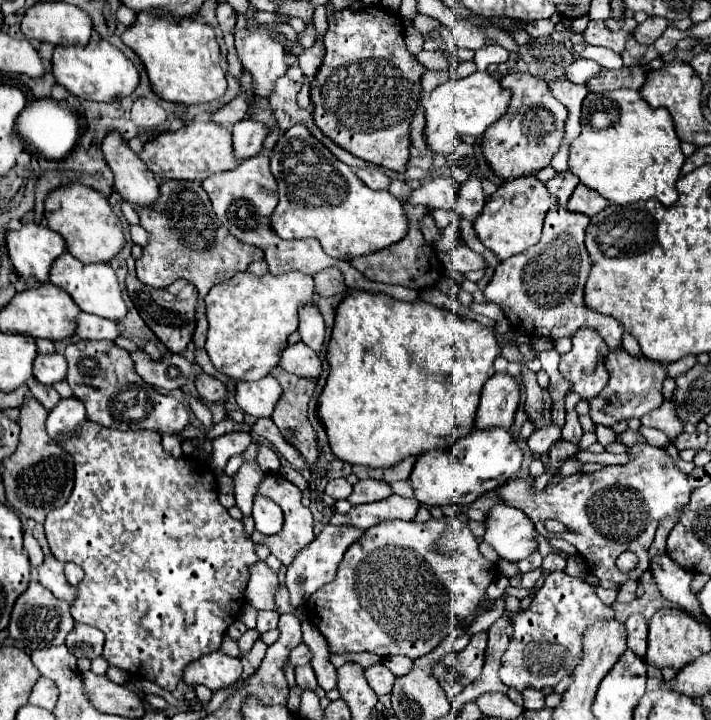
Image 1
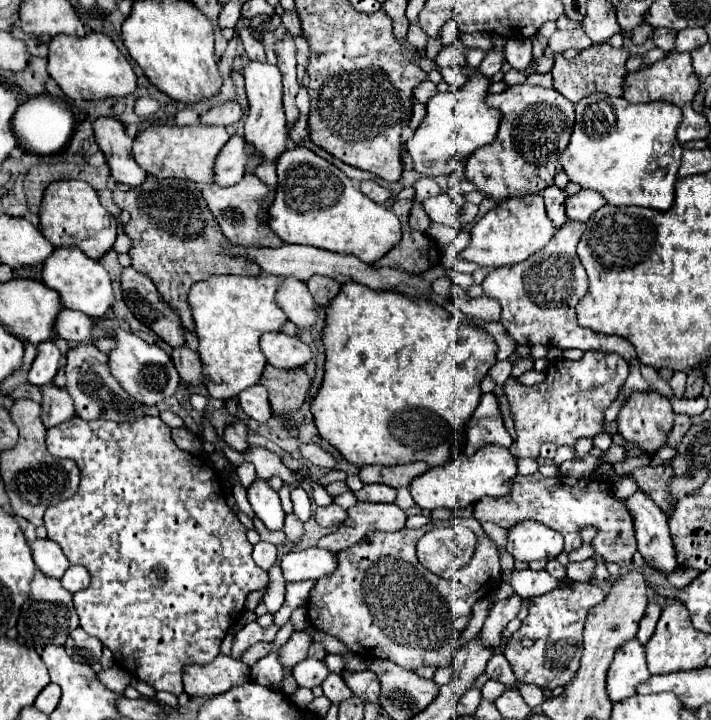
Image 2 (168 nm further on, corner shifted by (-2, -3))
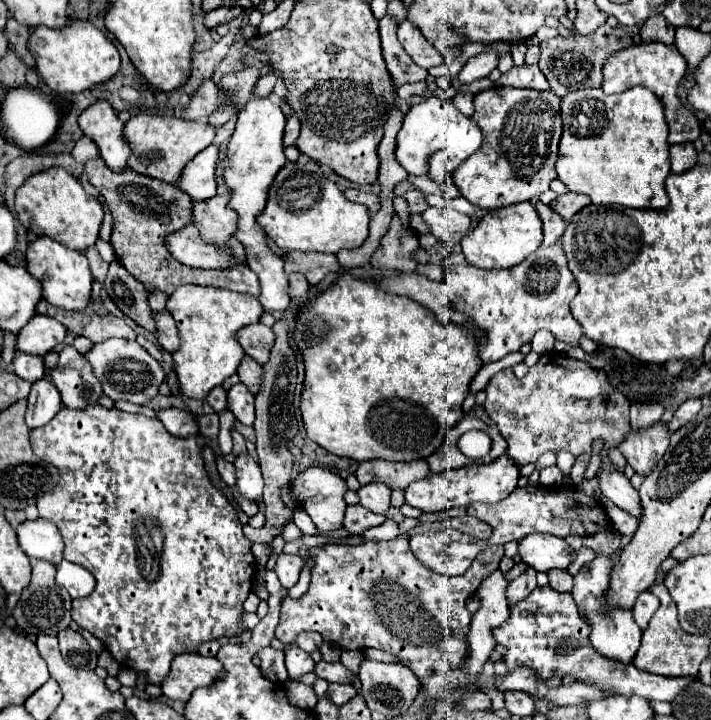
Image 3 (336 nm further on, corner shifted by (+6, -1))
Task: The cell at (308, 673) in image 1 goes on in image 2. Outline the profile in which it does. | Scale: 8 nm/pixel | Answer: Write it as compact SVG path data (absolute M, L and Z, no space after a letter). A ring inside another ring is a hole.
M306 658L294 666L294 678L296 678L298 686L302 686L302 688L320 686L328 674L330 672L324 666L324 662L314 660L314 658Z

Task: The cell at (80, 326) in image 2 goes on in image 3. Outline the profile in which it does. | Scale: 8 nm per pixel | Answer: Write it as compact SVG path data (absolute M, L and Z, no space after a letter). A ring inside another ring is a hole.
M36 314L20 330L16 348L26 354L44 356L46 352L54 350L64 340L64 336L66 336L66 328L60 326L60 322Z

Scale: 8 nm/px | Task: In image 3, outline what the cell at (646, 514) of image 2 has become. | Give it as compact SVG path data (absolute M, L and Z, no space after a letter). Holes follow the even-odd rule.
M546 354L540 356L540 360L528 370L528 374L518 380L512 374L512 368L500 370L498 374L494 374L486 386L486 414L490 416L490 420L496 424L498 432L506 438L508 442L508 450L506 454L518 464L524 466L528 462L536 462L544 452L554 452L558 454L560 450L566 450L570 454L574 454L576 458L582 454L592 454L592 442L594 440L604 440L604 448L600 450L600 470L596 474L598 482L600 482L600 490L602 494L612 500L618 508L626 510L632 516L640 516L640 498L638 498L638 490L632 488L630 480L616 470L616 466L612 464L612 460L608 458L608 452L612 448L616 448L630 432L630 418L628 418L628 410L630 410L630 402L616 390L612 390L612 386L608 386L608 382L604 382L604 372L594 370L590 364L574 360L574 358L566 358L560 354Z

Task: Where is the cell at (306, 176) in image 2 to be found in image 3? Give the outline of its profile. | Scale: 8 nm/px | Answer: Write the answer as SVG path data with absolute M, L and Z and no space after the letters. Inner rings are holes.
M312 160L288 162L274 178L268 194L268 204L258 216L258 224L266 236L276 242L282 250L302 252L330 252L354 250L368 238L370 214L364 206L350 202L334 182L330 182L320 166Z

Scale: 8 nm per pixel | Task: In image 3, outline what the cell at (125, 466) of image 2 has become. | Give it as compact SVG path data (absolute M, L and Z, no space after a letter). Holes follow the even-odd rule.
M90 404L82 410L72 410L72 408L64 406L46 426L34 428L30 432L30 444L32 444L34 454L42 460L48 460L52 466L56 466L58 474L60 474L60 482L56 484L56 488L52 488L48 494L44 494L36 502L38 510L40 510L40 518L52 520L58 526L58 530L62 532L62 538L66 544L64 558L68 562L84 566L96 578L94 592L88 598L72 602L72 610L70 610L72 620L80 628L92 632L98 640L102 640L106 650L120 662L120 666L132 668L138 672L146 672L146 682L160 684L162 678L168 674L170 662L174 656L184 654L184 652L196 652L198 644L202 644L202 642L216 640L220 636L240 636L246 630L246 628L242 628L240 620L244 614L242 604L246 602L248 594L252 592L254 574L256 574L254 556L250 550L252 542L242 532L242 524L238 520L236 506L210 482L210 476L204 468L204 458L202 458L204 446L210 444L210 440L206 436L196 434L196 436L178 438L178 436L172 436L158 418L146 418L140 414L120 412L116 408L104 408L100 404Z

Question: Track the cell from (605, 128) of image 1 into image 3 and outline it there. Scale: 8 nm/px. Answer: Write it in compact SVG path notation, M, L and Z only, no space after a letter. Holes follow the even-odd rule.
M634 86L626 92L606 96L602 88L582 88L566 94L560 104L562 114L562 138L558 150L556 172L570 192L586 194L594 204L620 204L630 208L666 208L668 196L664 180L670 174L668 156L668 124L664 118L660 100L642 86Z

